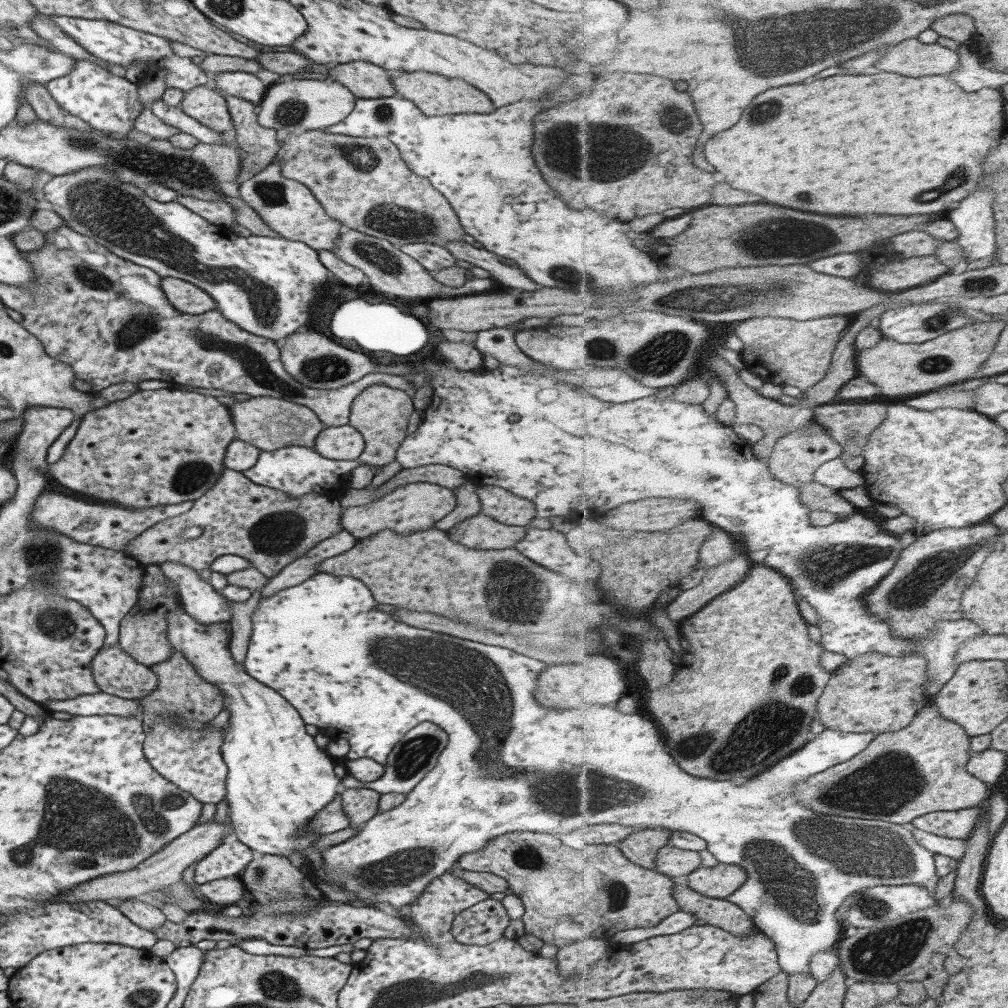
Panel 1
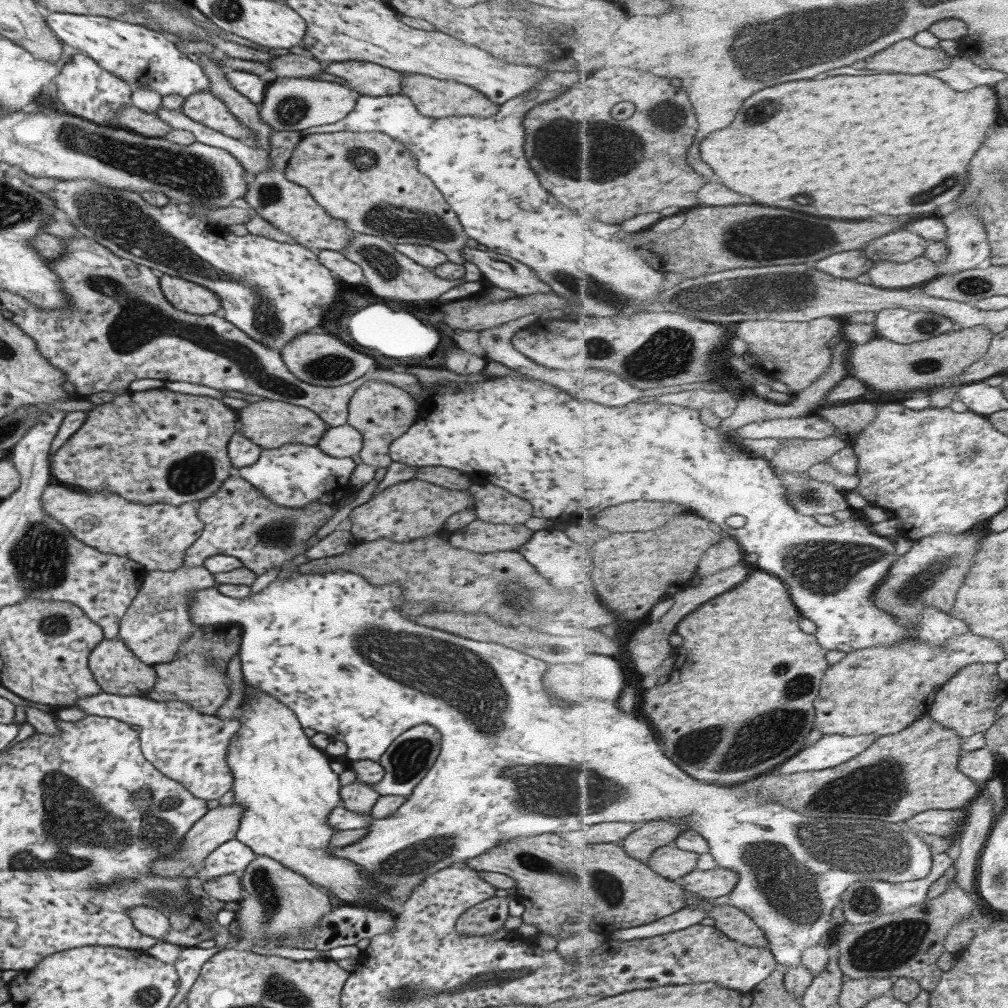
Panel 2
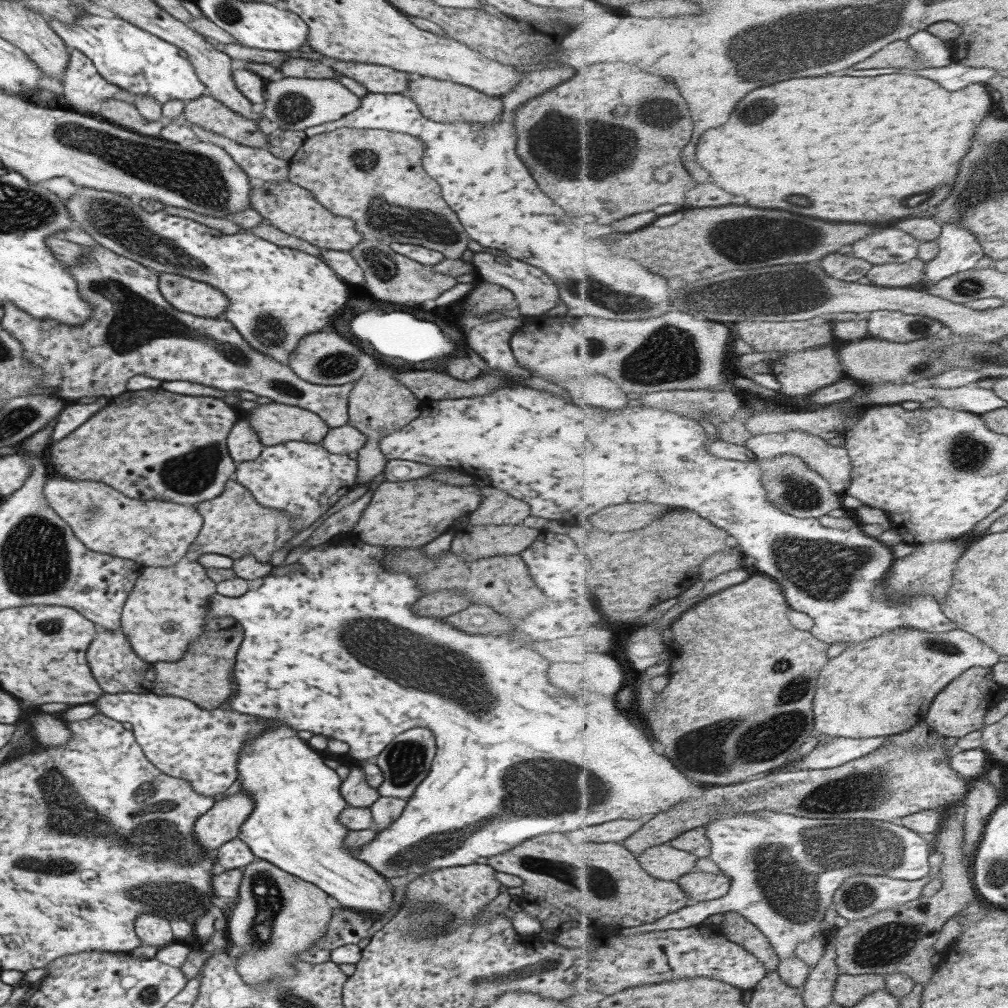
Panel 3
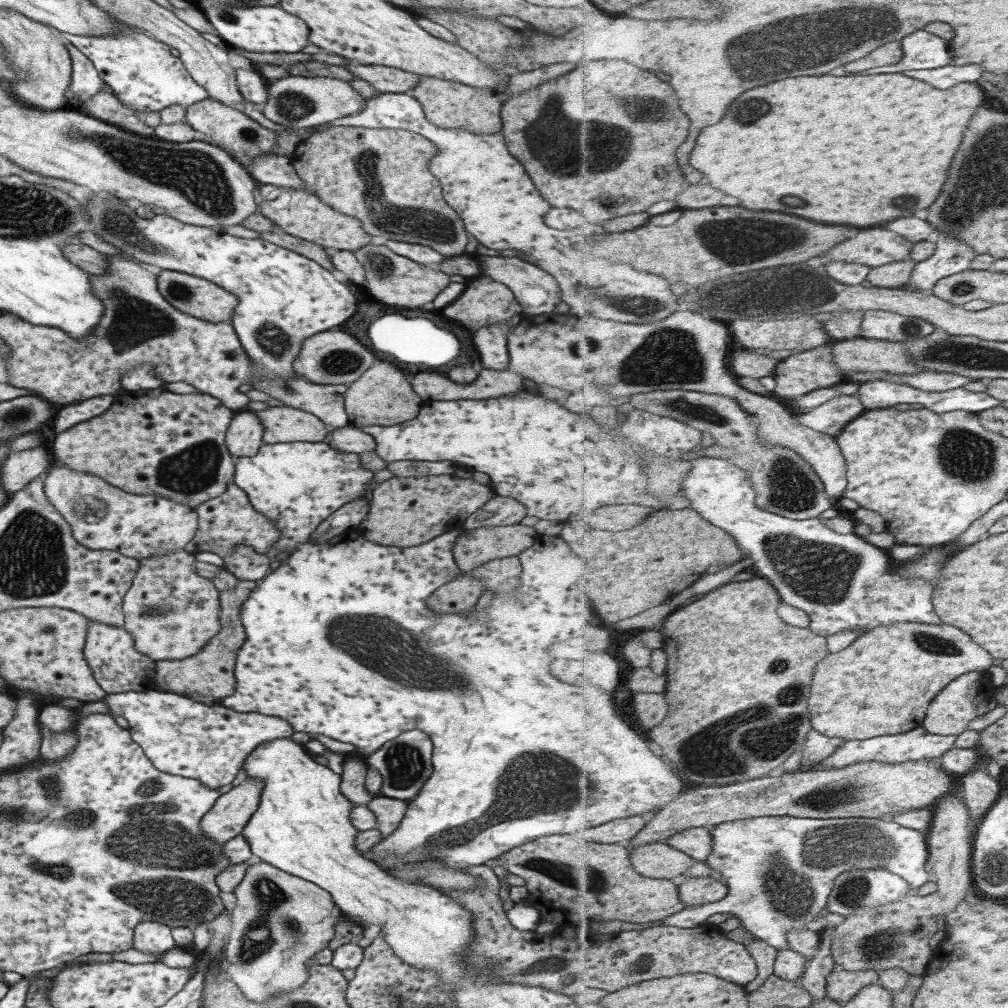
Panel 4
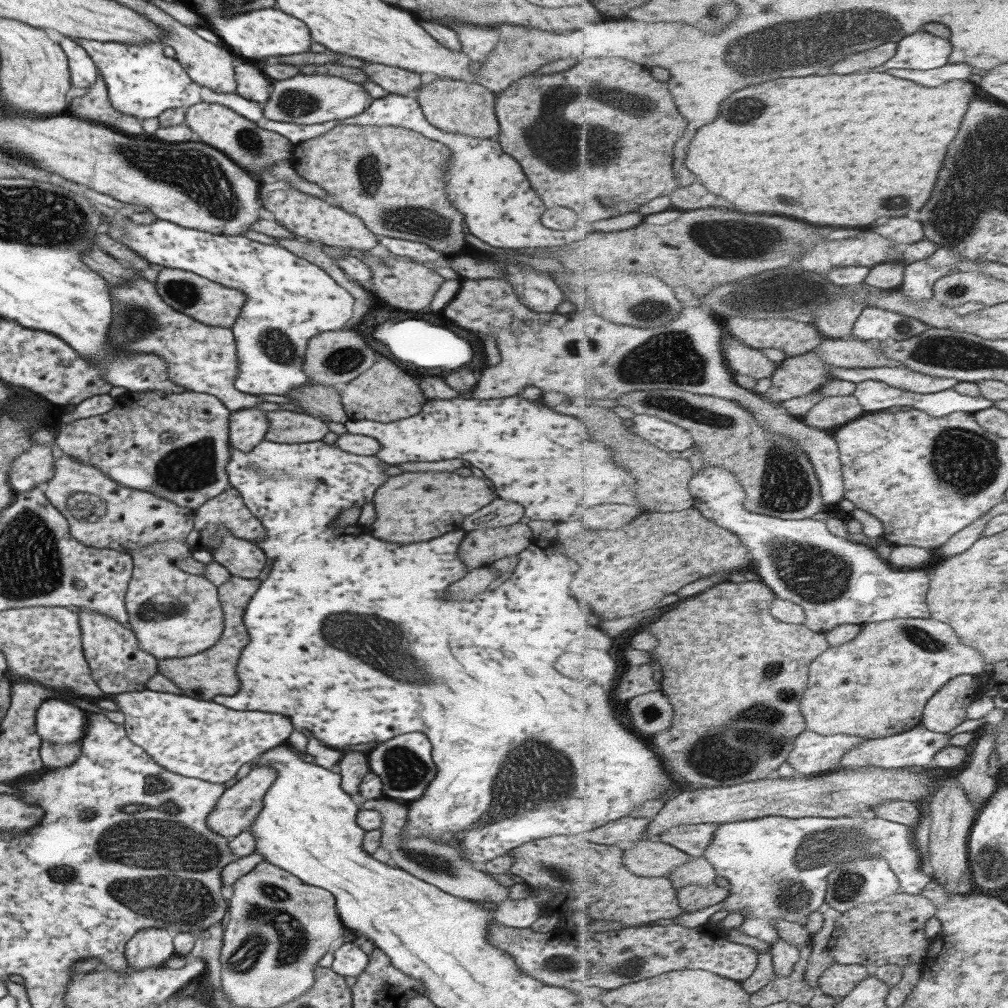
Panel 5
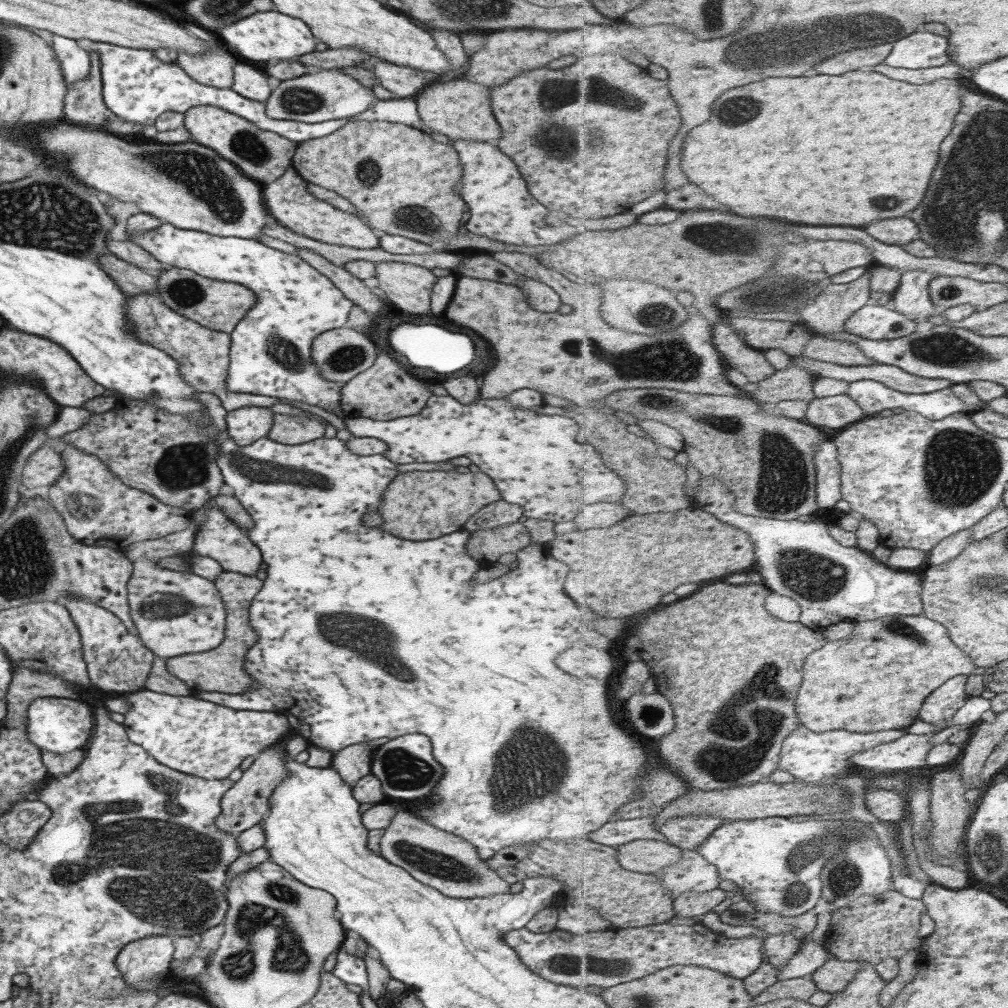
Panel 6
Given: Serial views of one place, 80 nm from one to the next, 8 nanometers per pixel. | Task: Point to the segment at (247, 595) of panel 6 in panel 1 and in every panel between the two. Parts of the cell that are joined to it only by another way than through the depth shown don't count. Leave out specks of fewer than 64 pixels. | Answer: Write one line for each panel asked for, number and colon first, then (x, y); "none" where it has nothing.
1: (179, 691)
2: (187, 678)
3: (215, 648)
4: (216, 659)
5: (211, 673)

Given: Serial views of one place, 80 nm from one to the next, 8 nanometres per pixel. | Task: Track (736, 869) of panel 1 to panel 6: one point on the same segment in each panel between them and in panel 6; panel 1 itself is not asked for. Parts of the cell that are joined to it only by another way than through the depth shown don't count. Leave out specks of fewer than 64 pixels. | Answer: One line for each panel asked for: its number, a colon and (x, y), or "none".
2: (708, 884)
3: (700, 886)
4: (694, 891)
5: (693, 897)
6: (690, 904)

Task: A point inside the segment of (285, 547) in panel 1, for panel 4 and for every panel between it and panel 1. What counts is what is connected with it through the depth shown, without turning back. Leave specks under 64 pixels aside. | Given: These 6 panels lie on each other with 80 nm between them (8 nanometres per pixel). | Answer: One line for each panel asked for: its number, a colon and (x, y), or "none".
2: (237, 520)
3: (233, 524)
4: (224, 522)

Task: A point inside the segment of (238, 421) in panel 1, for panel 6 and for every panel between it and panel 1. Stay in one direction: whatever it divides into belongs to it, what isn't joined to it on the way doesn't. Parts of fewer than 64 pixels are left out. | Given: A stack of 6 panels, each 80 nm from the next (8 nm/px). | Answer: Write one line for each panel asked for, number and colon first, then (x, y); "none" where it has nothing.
2: (268, 423)
3: (273, 423)
4: (280, 424)
5: (284, 426)
6: (285, 429)

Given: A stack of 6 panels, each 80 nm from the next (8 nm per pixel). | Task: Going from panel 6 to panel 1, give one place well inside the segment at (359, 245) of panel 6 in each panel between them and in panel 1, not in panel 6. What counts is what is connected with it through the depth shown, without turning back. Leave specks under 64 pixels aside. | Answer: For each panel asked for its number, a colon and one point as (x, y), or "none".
1: (288, 208)
2: (288, 207)
3: (293, 210)
4: (298, 212)
5: (313, 219)

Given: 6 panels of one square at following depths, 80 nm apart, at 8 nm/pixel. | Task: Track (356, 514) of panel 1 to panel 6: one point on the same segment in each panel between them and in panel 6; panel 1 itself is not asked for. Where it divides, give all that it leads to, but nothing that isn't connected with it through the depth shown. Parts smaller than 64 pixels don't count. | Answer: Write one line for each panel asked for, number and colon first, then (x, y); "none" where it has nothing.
2: (407, 510)
3: (409, 513)
4: (403, 512)
5: (409, 507)
6: (418, 504)

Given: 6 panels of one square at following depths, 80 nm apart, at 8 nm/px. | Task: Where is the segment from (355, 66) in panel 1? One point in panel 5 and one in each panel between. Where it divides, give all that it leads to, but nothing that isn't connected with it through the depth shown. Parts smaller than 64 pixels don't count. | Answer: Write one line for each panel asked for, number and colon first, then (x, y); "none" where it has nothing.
2: (365, 78)
3: (375, 79)
4: (384, 79)
5: (395, 80)

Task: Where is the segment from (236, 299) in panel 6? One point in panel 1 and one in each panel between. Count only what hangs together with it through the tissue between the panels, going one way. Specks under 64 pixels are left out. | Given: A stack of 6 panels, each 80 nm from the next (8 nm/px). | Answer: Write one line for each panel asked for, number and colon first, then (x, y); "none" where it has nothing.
1: (186, 298)
2: (188, 297)
3: (195, 298)
4: (190, 295)
5: (206, 302)

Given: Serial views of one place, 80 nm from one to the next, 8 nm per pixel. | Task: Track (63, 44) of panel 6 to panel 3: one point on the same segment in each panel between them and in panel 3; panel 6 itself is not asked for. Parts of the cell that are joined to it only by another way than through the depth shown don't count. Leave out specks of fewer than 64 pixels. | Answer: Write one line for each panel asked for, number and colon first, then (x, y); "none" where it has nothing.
3: (84, 88)
4: (84, 82)
5: (83, 73)

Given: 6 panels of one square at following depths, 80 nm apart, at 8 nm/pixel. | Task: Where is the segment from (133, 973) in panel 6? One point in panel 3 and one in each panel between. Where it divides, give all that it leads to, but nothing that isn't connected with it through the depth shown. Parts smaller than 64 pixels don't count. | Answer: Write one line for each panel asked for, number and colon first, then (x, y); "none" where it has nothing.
3: (153, 930)
4: (148, 936)
5: (150, 947)

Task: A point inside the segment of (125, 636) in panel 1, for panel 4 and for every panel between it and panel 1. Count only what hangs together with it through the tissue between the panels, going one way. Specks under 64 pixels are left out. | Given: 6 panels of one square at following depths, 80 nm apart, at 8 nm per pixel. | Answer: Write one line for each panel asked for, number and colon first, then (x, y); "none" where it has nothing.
2: (155, 624)
3: (166, 608)
4: (176, 634)

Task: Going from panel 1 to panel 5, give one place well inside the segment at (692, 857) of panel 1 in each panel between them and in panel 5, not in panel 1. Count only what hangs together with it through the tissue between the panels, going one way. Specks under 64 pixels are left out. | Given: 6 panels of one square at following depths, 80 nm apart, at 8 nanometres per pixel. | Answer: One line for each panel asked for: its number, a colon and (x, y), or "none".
2: (670, 861)
3: (666, 862)
4: (659, 860)
5: (650, 857)

